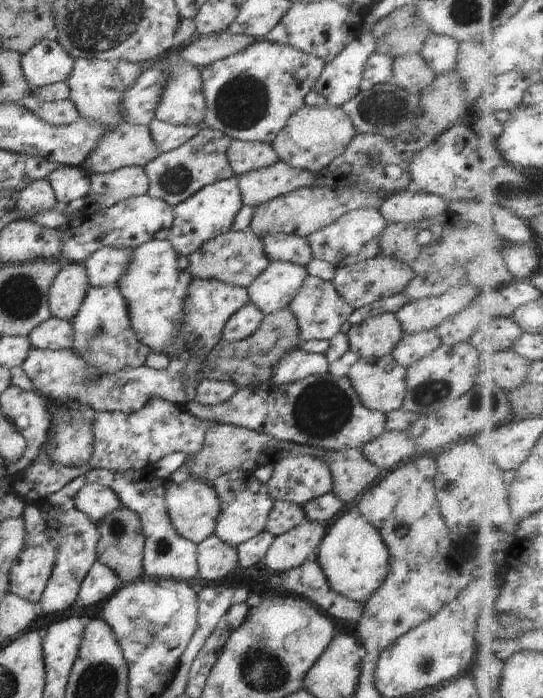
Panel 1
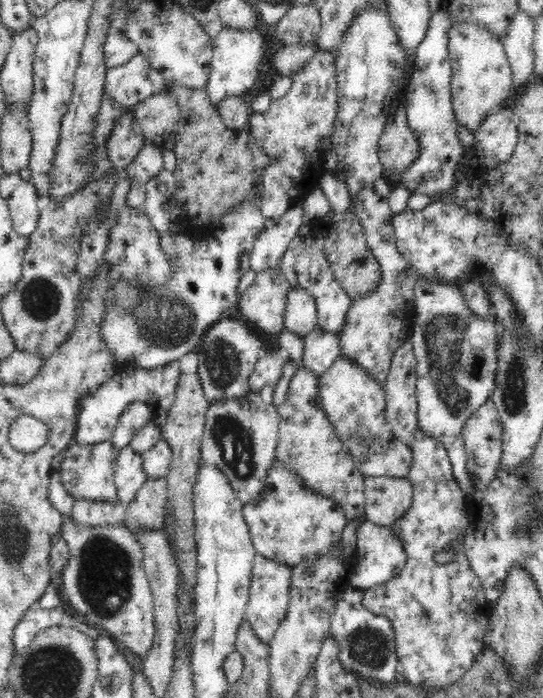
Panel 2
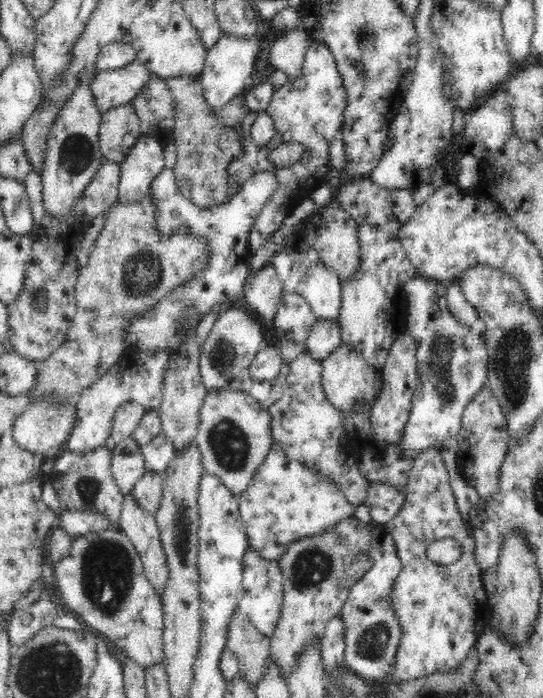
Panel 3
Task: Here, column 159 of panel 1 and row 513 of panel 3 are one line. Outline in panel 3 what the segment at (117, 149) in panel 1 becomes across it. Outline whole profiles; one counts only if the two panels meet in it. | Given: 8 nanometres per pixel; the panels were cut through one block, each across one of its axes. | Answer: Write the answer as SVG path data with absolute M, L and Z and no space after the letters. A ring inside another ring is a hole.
M146 471L142 478L136 482L131 493L132 497L136 499L142 510L156 515L163 498L164 484L165 475Z

